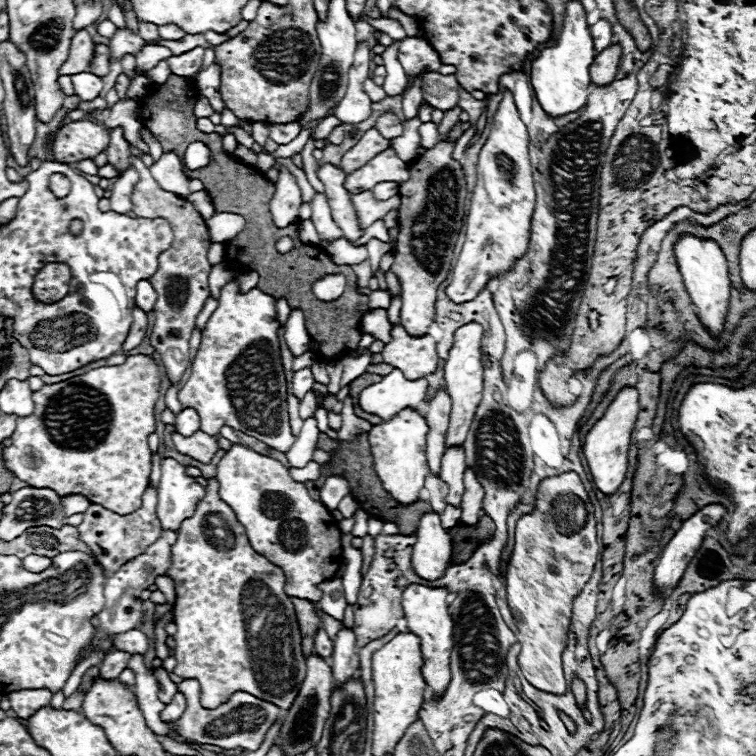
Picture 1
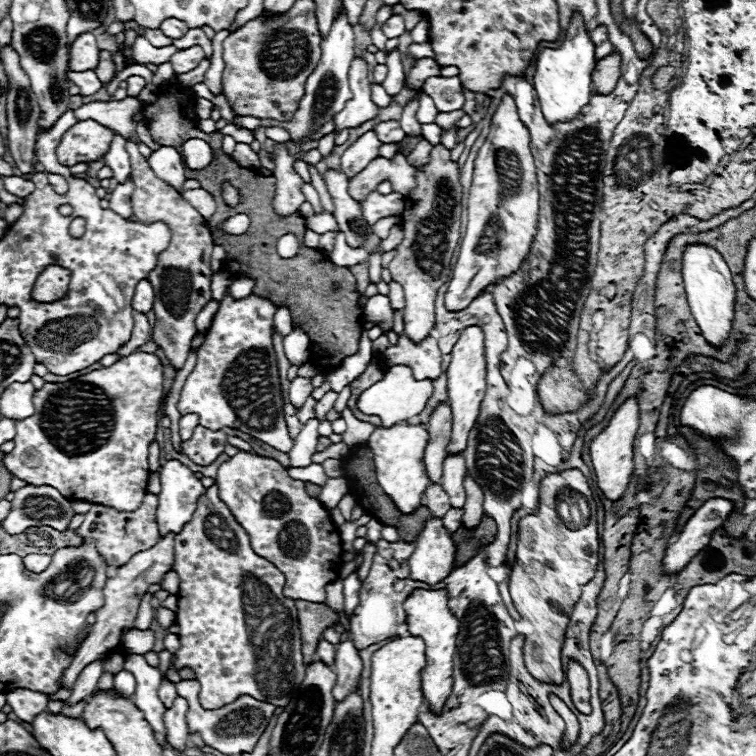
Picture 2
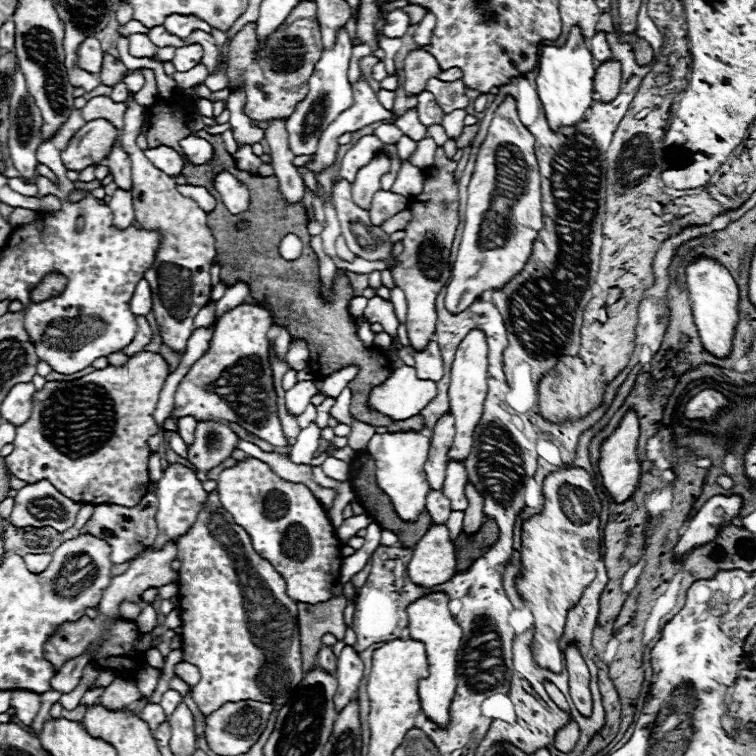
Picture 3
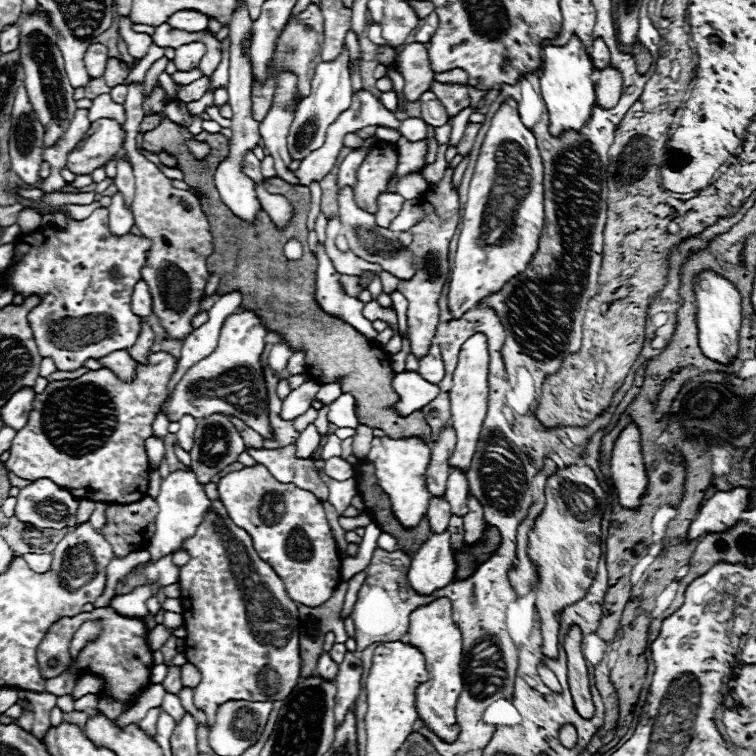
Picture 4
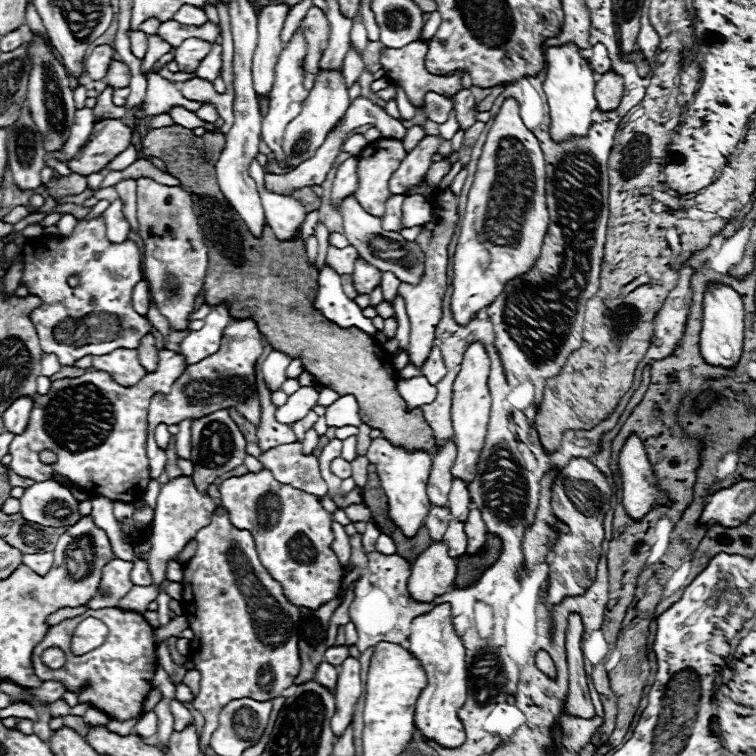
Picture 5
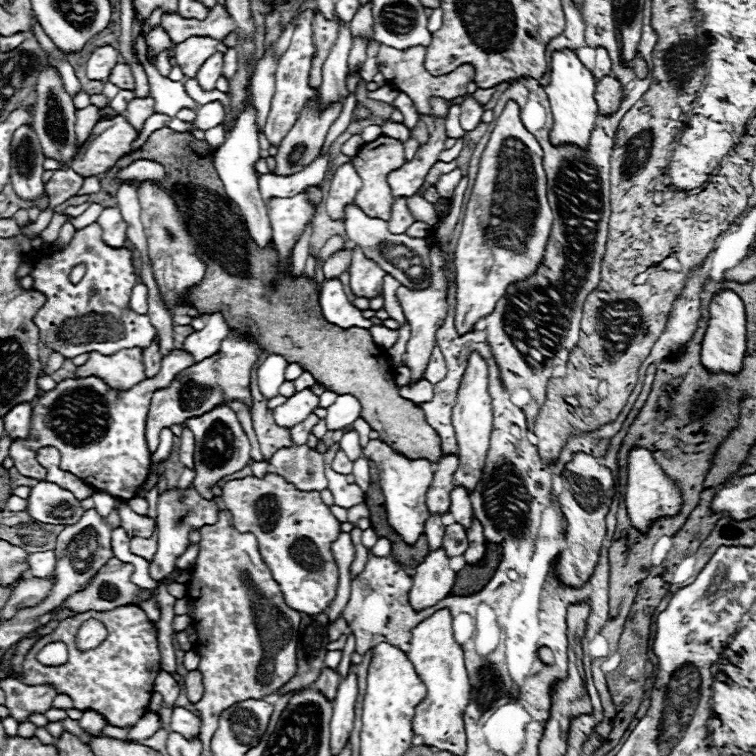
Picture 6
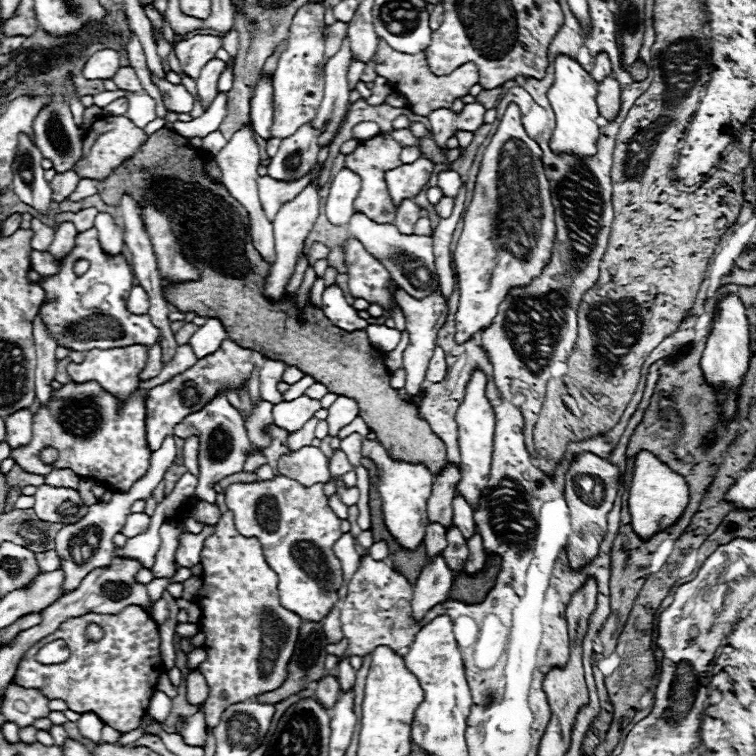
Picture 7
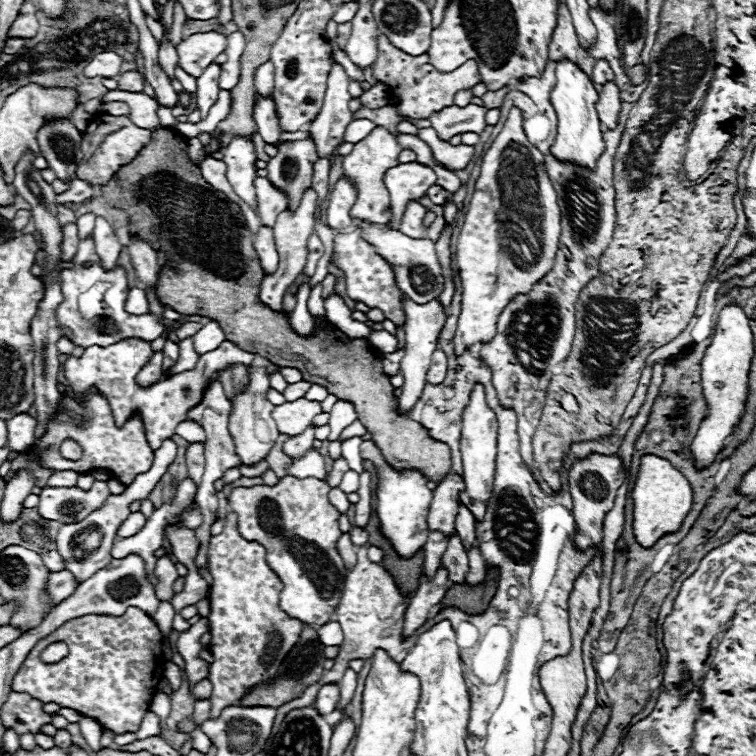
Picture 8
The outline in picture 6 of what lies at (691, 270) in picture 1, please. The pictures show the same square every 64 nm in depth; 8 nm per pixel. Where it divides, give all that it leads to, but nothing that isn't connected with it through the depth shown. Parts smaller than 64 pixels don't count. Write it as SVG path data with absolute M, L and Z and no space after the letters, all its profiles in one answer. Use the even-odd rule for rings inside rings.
M720 290L712 296L708 306L708 326L702 338L702 364L710 372L738 374L746 352L746 312L744 302L732 290Z

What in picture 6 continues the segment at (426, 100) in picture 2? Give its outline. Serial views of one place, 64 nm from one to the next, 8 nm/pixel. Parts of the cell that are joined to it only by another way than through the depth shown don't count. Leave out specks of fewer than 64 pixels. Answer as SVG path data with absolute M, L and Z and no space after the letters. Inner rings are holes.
M458 97L456 100L444 100L444 98L430 98L430 106L432 106L432 116L438 116L438 118L446 118L448 110L452 104L460 104L464 98Z

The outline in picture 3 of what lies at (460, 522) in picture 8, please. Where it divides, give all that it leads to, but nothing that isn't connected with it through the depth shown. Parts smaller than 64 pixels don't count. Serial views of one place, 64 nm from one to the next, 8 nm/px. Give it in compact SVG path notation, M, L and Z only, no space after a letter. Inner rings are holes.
M448 460L446 464L446 478L444 478L444 488L442 492L448 496L450 504L454 510L466 510L468 508L468 500L464 496L464 486L468 482L466 476L466 466L464 462L458 460Z

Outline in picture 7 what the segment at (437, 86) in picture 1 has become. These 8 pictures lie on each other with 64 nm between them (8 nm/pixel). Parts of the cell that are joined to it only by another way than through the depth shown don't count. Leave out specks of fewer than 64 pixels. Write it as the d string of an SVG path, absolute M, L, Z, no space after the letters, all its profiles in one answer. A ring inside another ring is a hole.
M470 102L462 108L462 112L454 114L456 118L456 126L453 125L454 130L466 130L466 132L474 132L484 124L484 112L486 108L480 102Z

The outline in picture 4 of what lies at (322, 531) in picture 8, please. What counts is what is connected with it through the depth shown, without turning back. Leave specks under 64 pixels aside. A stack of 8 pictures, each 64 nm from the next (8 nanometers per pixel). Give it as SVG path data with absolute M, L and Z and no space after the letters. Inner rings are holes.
M254 464L222 476L218 494L232 522L252 536L258 556L284 580L286 592L294 602L314 608L332 598L332 592L342 582L340 552L326 520L324 506L312 492L278 482L266 466Z

